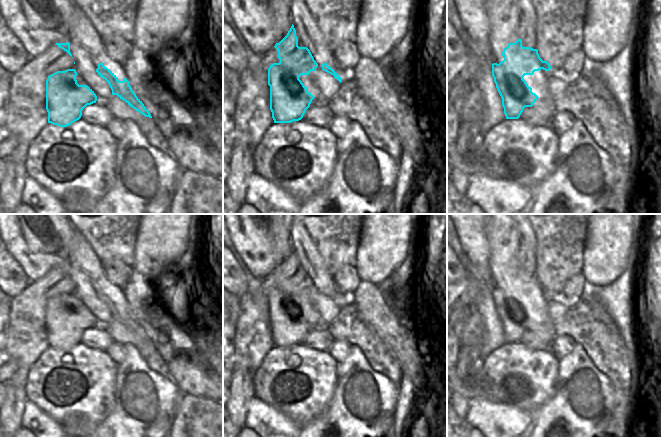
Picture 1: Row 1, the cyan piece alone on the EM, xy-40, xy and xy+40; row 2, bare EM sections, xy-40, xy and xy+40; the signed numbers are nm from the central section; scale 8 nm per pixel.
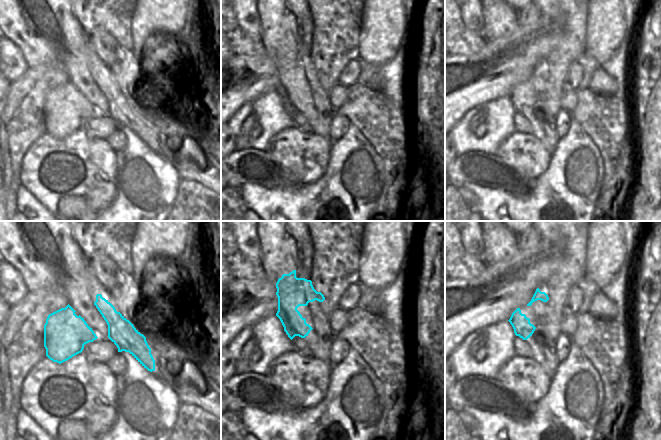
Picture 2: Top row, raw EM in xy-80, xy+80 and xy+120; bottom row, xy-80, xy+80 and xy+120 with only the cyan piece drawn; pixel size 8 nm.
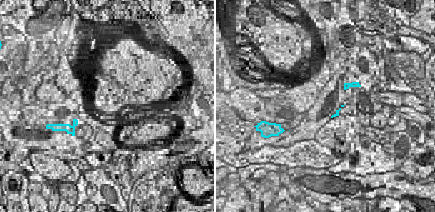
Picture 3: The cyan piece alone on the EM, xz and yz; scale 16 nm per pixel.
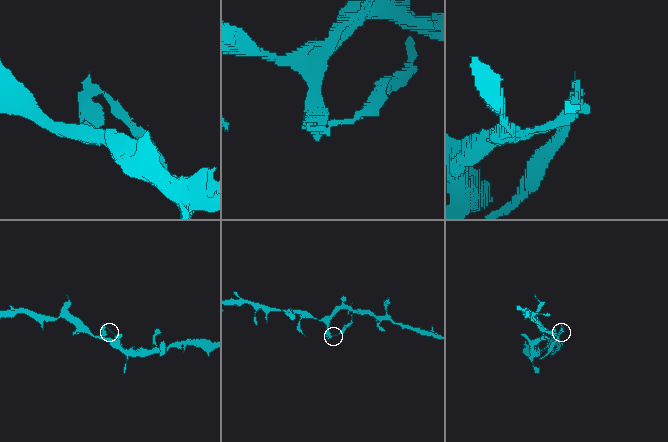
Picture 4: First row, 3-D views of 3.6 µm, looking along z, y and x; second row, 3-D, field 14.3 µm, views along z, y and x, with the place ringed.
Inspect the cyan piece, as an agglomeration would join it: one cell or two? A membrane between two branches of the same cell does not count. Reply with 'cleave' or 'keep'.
cleave

